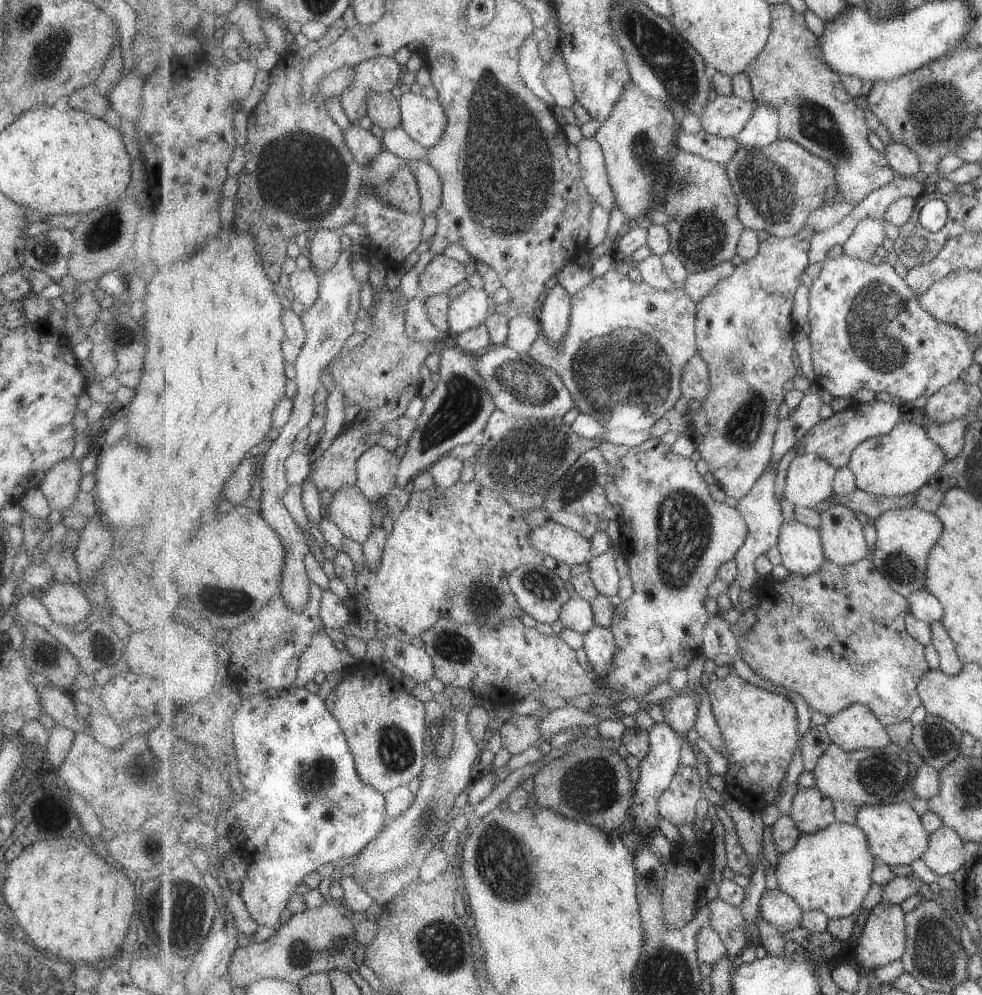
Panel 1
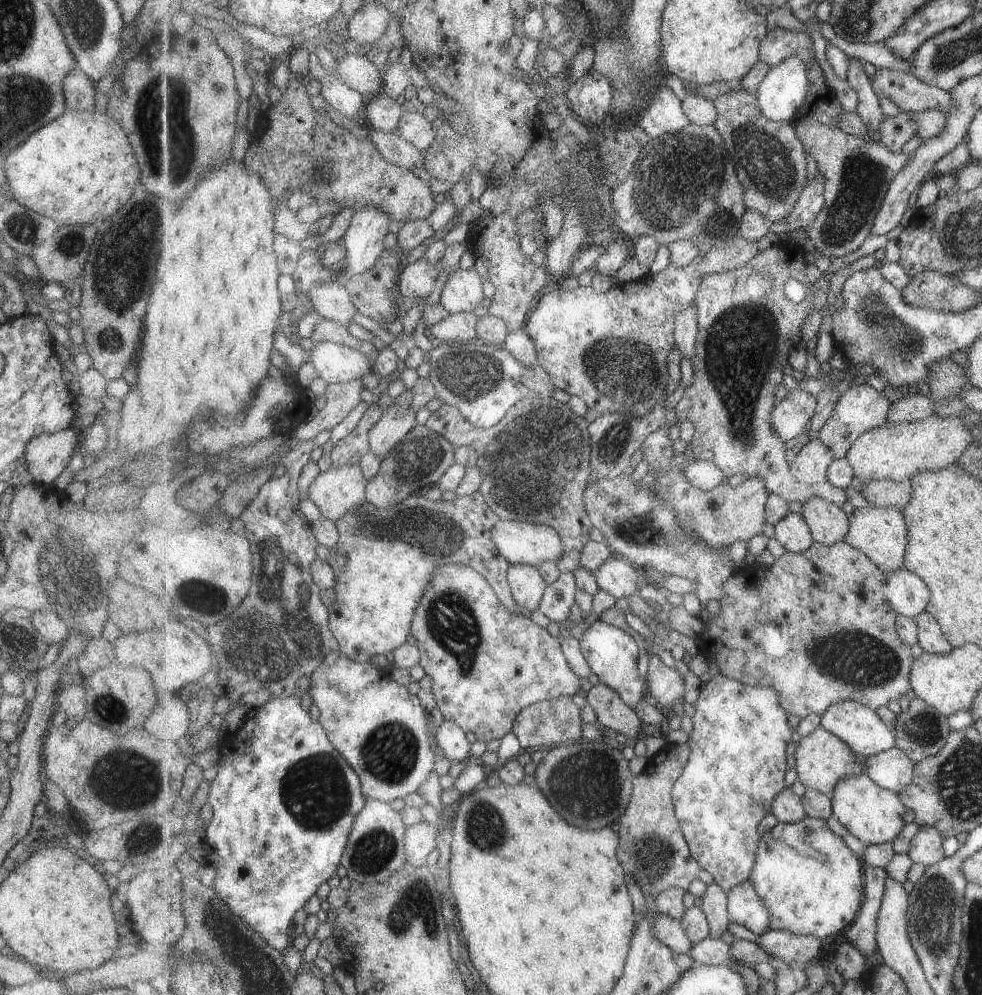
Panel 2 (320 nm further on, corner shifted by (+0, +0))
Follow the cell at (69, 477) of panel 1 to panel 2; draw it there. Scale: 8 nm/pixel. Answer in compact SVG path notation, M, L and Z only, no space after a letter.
M61 429L54 433L39 433L25 445L25 464L33 482L49 485L63 468L68 466L75 448L73 429Z

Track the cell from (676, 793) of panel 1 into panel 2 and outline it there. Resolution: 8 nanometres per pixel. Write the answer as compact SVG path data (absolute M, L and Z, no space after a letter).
M687 742L666 744L665 748L667 756L664 759L661 759L663 752L658 752L634 778L632 801L616 826L621 838L619 862L626 874L633 877L645 898L657 898L668 888L681 887L687 891L703 869L692 855L672 797L673 787L688 765L692 748Z

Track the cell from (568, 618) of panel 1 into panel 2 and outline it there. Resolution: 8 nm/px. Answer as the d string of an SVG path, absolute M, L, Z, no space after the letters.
M562 572L559 580L547 585L538 609L555 623L567 622L573 604L577 603L577 592L575 573Z

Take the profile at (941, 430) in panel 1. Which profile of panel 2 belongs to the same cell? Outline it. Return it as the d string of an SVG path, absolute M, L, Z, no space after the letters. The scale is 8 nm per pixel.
M904 393L901 398L894 397L888 420L896 422L915 422L934 415L936 412L935 399L920 393Z

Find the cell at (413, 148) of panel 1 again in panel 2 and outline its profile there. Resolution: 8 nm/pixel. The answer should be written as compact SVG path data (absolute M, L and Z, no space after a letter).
M385 94L368 100L365 108L365 118L373 128L385 132L400 132L403 108L399 100L391 100Z

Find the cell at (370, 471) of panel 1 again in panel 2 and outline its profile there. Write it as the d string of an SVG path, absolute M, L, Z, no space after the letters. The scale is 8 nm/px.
M405 391L393 400L393 404L385 409L380 421L370 432L370 450L378 454L382 460L396 444L401 442L418 424L418 412L411 406L413 392Z

